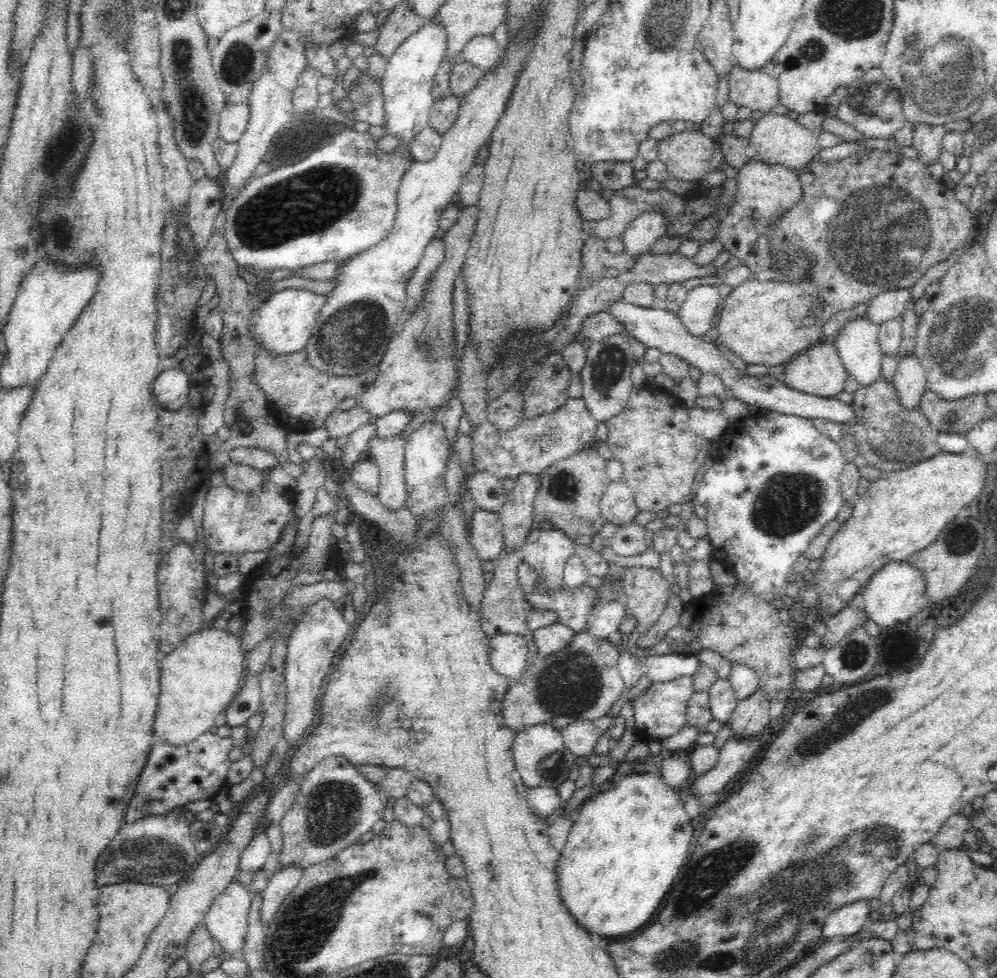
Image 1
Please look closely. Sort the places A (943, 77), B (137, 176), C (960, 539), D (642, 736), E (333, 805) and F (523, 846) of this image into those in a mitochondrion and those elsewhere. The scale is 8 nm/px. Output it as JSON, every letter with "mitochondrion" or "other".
{"A":"mitochondrion","B":"other","C":"mitochondrion","D":"other","E":"mitochondrion","F":"other"}

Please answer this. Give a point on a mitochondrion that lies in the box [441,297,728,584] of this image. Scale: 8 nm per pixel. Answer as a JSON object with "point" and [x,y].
{"point":[607,369]}

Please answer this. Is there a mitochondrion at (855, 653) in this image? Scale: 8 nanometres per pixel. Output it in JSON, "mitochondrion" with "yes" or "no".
{"mitochondrion":"yes"}

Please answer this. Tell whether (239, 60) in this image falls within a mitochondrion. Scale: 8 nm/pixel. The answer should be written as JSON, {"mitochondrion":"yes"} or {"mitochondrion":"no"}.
{"mitochondrion":"yes"}

